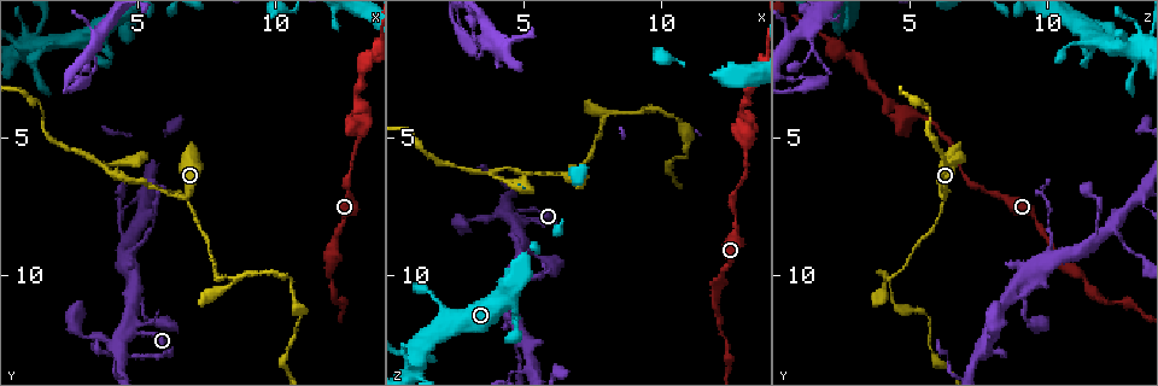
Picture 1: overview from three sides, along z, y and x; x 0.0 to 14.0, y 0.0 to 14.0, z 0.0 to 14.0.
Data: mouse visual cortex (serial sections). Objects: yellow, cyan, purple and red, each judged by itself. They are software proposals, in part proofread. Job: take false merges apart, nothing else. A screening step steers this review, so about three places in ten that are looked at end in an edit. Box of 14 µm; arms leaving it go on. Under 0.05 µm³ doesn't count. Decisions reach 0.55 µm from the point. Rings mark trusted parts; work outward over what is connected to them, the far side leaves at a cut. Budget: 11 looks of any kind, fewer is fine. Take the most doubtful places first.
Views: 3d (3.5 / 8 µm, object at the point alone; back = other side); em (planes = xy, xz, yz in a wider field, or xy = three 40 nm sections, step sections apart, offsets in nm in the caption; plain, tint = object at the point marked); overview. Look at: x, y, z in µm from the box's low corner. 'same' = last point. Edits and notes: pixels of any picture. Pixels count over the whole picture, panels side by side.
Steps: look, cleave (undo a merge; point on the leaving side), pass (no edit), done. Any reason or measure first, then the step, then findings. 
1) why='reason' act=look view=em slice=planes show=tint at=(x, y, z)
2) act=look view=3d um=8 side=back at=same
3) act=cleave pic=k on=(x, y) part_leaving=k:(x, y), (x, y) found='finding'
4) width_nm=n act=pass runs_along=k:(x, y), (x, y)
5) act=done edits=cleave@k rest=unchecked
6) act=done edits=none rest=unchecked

act=look view=3d um=3.5 at=(5.0, 8.9, 10.1)

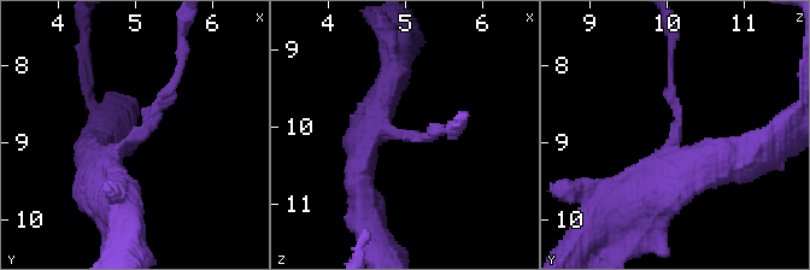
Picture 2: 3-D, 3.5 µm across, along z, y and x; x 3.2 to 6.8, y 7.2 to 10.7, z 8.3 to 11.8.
arm_widths_nm=150,450 act=look view=em slice=xy step=5 show=tint at=(4.95, 8.90, 10.10)

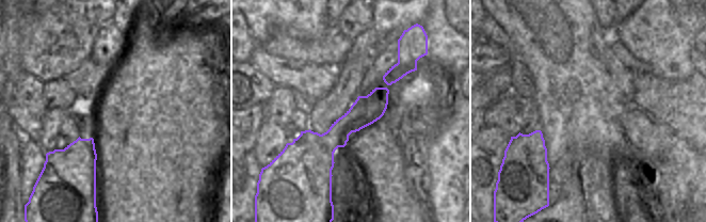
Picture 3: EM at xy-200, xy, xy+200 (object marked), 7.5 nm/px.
act=pass runs_along=3:(400, 61), (325, 147), (326, 177) found='one cell here'

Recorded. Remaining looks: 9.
why='arms part here' act=look view=3d um=3.5 at=(7.8, 10.0, 4.3)

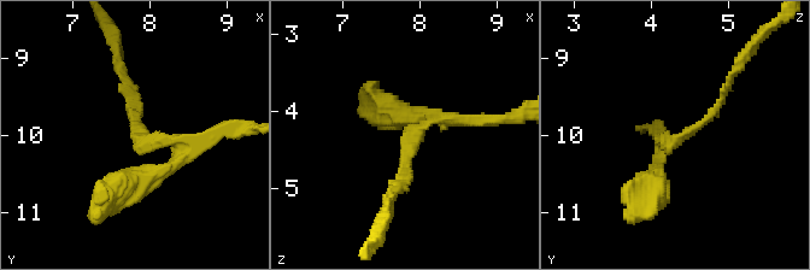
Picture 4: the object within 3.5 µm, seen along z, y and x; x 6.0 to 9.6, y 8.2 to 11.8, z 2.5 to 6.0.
arms=3 arm_widths_nm=100,150,150 act=look view=em slice=xy step=1 show=tint at=(7.90, 10.05, 4.35)

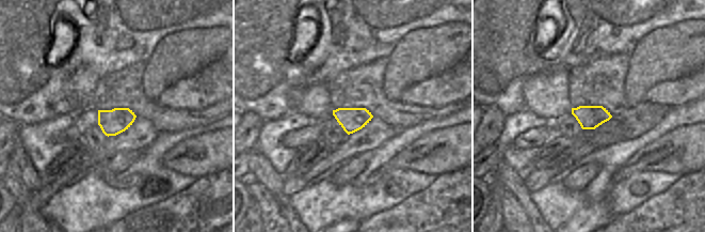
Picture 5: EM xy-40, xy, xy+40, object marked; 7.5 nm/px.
act=pass runs_along=4:(397, 191), (430, 122), (489, 119) found='all the same cell'

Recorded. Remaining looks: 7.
why='abrupt turn' act=look view=3d um=8 at=(3.8, 6.1, 6.3)

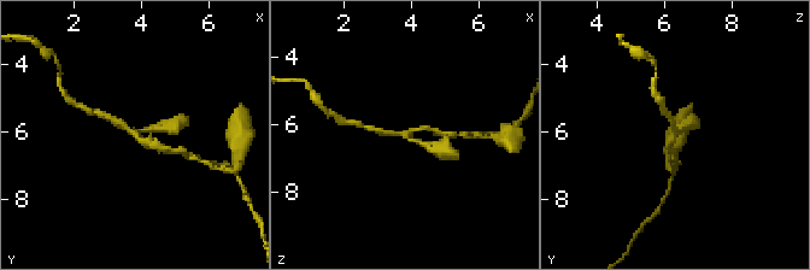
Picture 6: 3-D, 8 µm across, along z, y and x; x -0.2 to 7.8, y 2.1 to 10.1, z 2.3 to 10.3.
act=look view=3d um=3.5 at=(3.9, 6.2, 6.2)

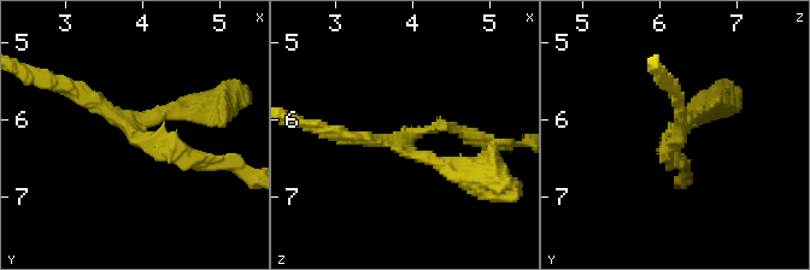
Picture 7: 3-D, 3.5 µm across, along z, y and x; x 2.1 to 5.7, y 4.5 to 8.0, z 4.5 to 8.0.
why='now the EM' act=look view=em slice=planes show=tint at=(3.90, 6.20, 6.30)

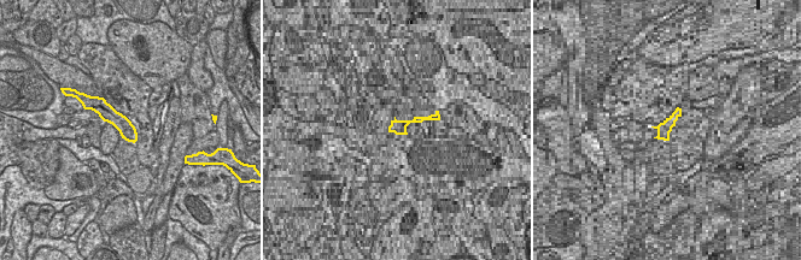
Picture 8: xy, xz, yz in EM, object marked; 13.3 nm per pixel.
width_nm=220 act=pass runs_along=8:(97, 107), (113, 117), (134, 137) found='one cell here'

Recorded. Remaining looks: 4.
why='calibre changes' act=look view=3d um=3.5 at=(0.9, 2.0, 13.2)

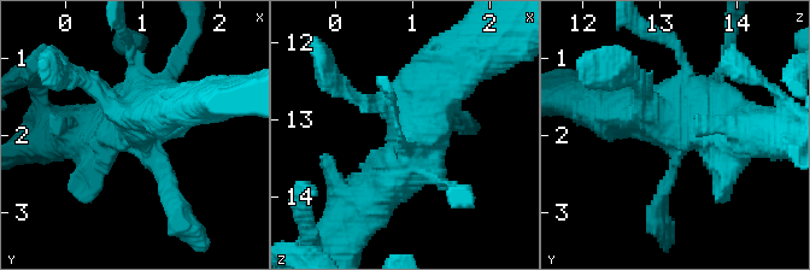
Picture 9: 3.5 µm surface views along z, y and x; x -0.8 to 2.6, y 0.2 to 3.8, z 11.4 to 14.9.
act=look view=em slice=xy step=3 show=tint at=(1.00, 1.95, 13.20)

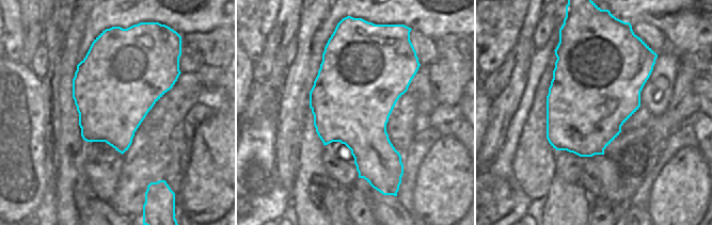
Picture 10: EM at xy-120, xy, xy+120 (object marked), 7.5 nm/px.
act=pass runs_along=9:(452, 71), (411, 164), (370, 188) found='all the same cell'

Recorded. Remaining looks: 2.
act=done edits=none rest=unchecked

